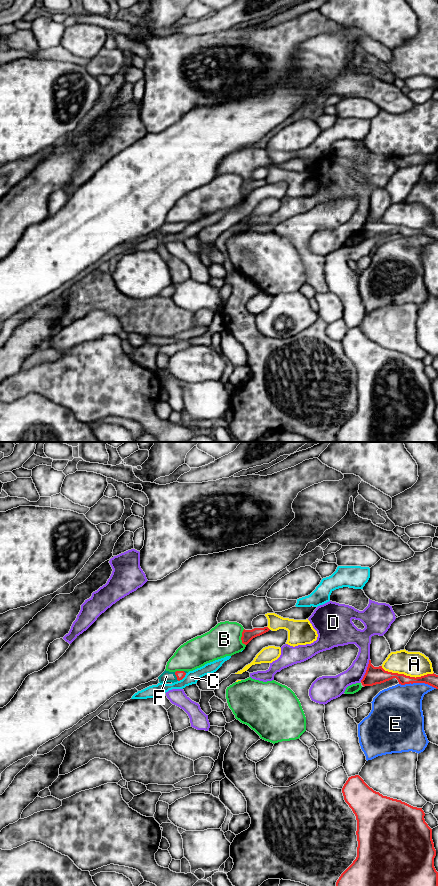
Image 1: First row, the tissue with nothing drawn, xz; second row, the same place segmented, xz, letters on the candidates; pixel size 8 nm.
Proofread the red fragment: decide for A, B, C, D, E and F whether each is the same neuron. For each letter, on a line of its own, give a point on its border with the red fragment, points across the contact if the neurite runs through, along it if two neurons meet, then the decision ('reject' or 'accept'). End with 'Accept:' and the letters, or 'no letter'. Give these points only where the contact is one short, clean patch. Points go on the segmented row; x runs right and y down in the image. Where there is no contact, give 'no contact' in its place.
A: meets red in xz at (407, 676); reject
B: meets red in xz at (241, 637); reject
C: meets red in xz at (182, 678); reject
D: meets red in xz at (366, 670); reject
E: meets red in xz at (418, 682); reject
F: meets red in xz at (176, 676); runs through xz (180, 675), (176, 676), (166, 676); accept
Accept: F

